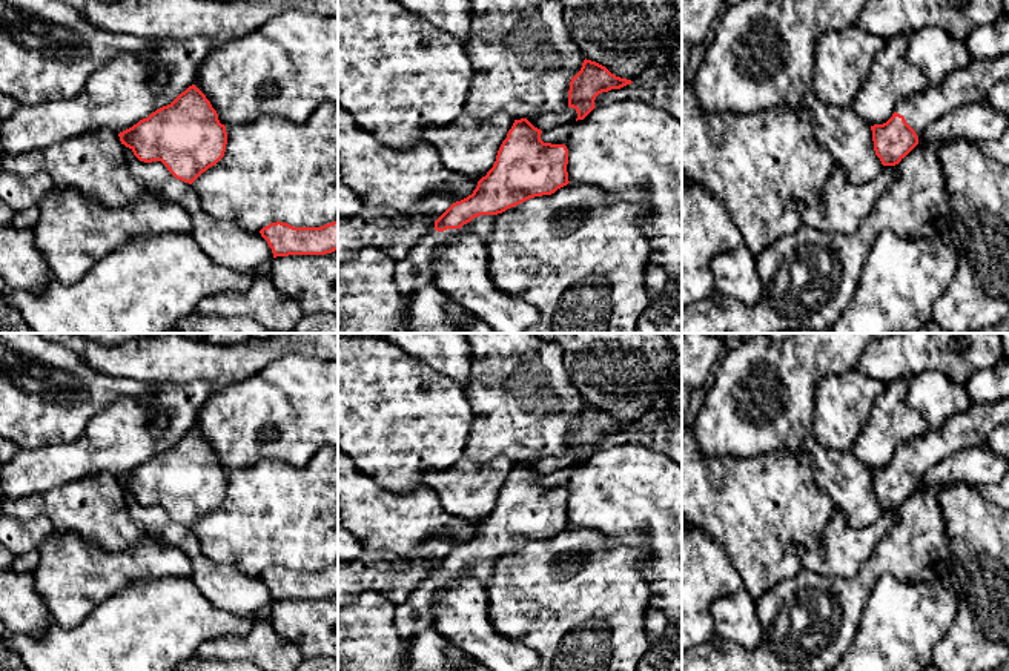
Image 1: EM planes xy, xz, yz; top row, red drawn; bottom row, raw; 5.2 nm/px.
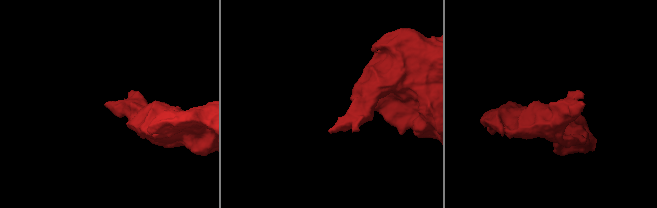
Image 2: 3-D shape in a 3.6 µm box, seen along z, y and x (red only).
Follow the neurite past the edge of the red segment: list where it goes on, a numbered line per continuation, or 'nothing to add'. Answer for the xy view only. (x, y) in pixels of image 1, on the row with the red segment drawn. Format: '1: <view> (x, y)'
nothing to add

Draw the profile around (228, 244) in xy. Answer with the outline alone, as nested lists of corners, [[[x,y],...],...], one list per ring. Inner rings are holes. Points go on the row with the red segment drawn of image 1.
[[[124,144],[123,152],[135,180],[187,212],[192,224],[189,235],[210,259],[237,272],[256,273],[270,269],[273,253],[260,232],[209,217],[192,186],[177,180],[161,161],[140,161]]]

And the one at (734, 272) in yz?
[[[745,244],[716,255],[710,270],[717,295],[733,296],[749,307],[756,307],[762,301],[762,276],[756,266],[756,256]]]

